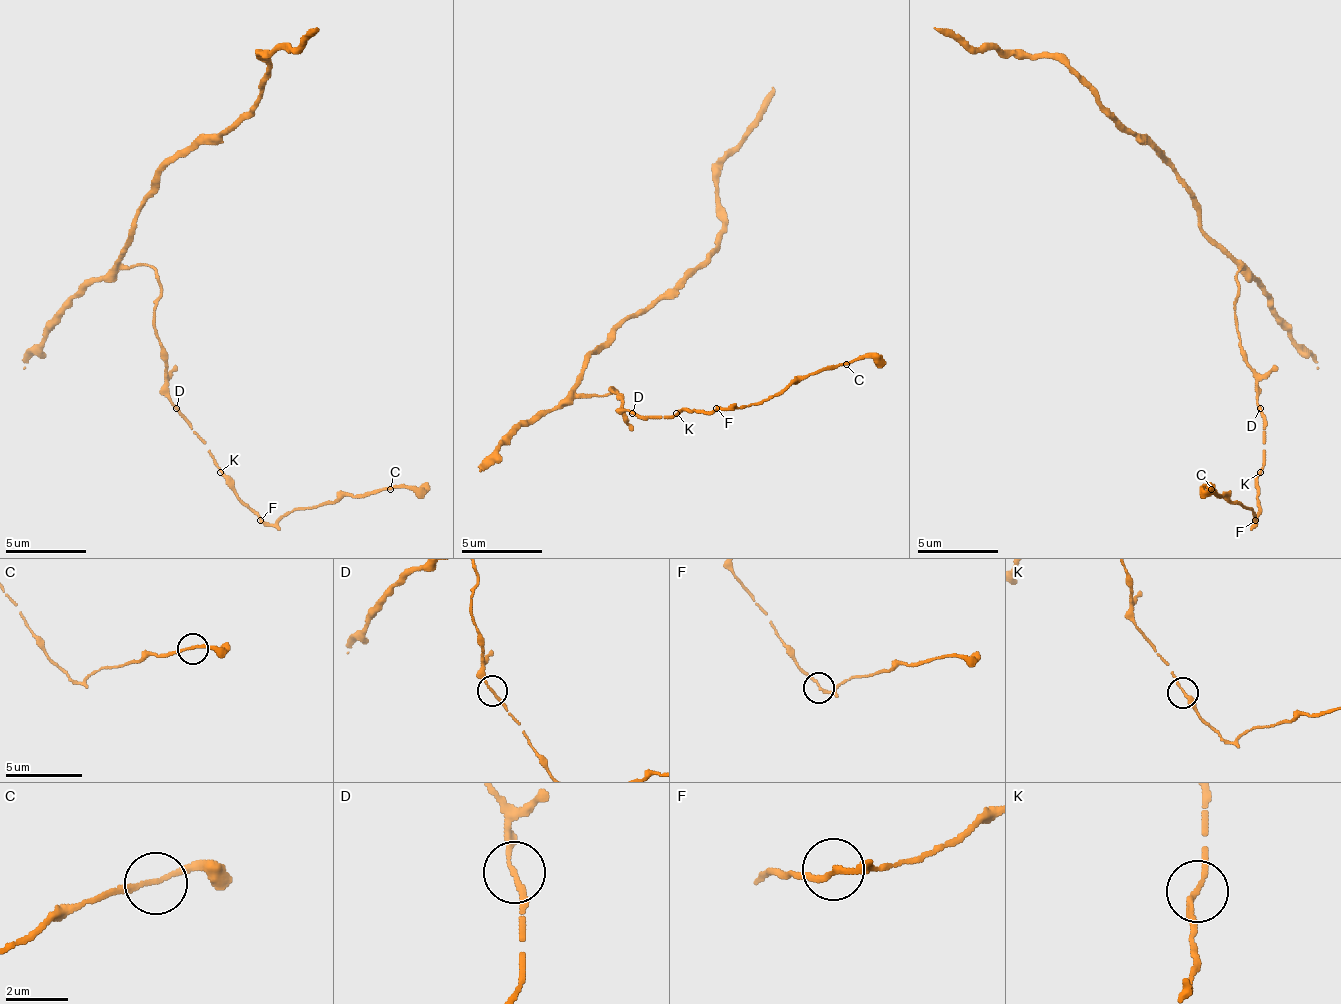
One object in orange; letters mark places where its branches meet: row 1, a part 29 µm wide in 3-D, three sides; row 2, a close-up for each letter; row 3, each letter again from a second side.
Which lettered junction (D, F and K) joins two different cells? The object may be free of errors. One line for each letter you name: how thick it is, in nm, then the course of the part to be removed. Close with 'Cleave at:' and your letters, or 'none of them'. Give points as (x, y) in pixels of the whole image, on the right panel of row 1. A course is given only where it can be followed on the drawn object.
Cleave at: none of them

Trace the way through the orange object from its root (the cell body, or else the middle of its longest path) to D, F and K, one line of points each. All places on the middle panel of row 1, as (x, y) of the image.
D: (604, 397), (616, 389), (612, 389), (612, 393), (616, 393), (620, 397), (620, 405), (632, 413)
F: (604, 397), (616, 389), (612, 393), (620, 397), (620, 405), (640, 417), (717, 409)
K: (604, 397), (616, 389), (612, 393), (620, 397), (620, 405), (640, 417), (672, 417), (676, 413)

